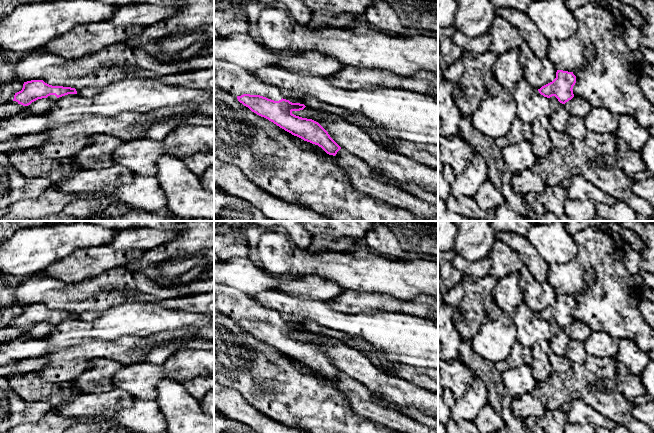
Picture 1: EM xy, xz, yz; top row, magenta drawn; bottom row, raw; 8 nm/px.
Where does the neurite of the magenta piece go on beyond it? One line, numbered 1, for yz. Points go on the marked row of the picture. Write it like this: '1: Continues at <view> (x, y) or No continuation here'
1: No continuation here

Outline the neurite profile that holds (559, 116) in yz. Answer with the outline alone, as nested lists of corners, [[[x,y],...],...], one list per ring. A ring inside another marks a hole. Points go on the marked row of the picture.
[[[555,96],[549,98],[551,115],[549,121],[552,127],[558,132],[564,132],[565,125],[570,118],[570,114]]]

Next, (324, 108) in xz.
[[[306,97],[304,104],[306,107],[319,111],[322,114],[329,115],[332,117],[337,117],[337,118],[344,118],[350,122],[359,124],[363,128],[369,128],[373,126],[370,120],[368,120],[367,118],[363,116],[350,115],[346,113],[345,110],[342,108],[320,102],[311,97]]]

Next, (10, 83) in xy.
[[[0,49],[0,104],[12,102],[14,95],[23,88],[24,81],[15,71],[15,63],[21,57],[20,53]]]

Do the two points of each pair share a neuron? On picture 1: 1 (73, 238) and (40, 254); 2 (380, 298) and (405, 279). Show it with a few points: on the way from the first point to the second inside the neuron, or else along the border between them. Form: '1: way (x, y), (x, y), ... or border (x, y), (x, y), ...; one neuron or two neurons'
1: way (65, 239), (53, 242), (48, 246); one neuron
2: border (363, 291), (385, 292), (399, 298), (409, 299); two neurons

